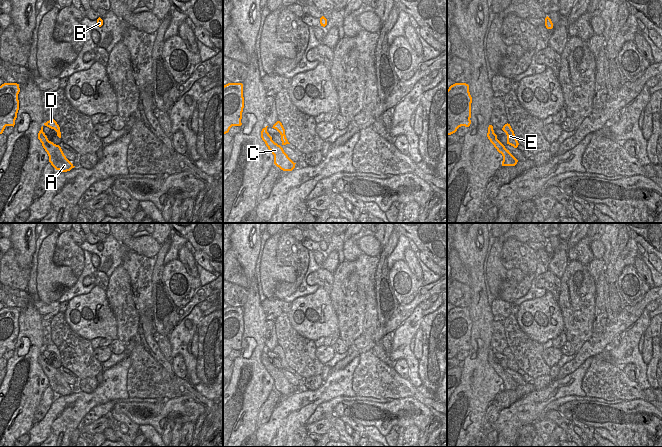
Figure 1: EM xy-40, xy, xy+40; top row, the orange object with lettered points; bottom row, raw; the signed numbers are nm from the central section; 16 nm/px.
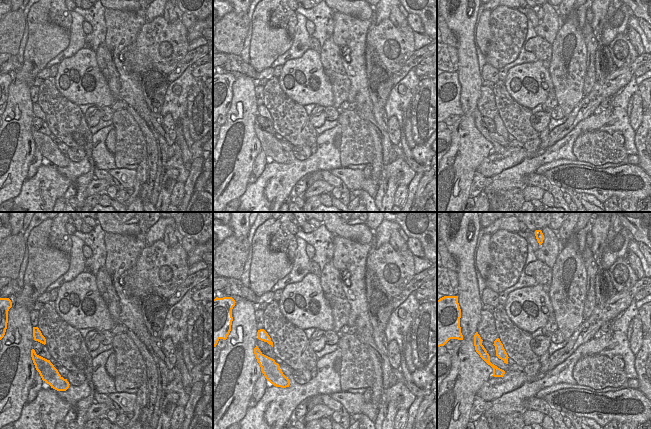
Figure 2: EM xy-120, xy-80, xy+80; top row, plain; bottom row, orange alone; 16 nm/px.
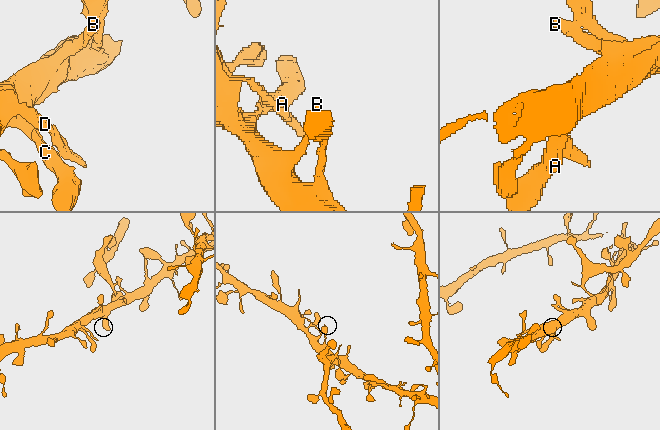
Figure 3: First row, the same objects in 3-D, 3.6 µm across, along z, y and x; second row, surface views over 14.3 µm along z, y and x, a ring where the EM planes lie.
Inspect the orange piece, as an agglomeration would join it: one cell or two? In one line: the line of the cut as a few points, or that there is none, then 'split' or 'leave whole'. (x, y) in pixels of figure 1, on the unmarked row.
cut none; leave whole

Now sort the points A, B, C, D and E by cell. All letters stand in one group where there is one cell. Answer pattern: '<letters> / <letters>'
A B C D E

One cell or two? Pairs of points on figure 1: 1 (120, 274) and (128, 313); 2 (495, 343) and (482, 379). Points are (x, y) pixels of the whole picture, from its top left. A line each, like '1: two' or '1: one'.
1: one
2: two

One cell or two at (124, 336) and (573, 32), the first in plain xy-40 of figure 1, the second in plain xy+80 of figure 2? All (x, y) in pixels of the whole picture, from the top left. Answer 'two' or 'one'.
one

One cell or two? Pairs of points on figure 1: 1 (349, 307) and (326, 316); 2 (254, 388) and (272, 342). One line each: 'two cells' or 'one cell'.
1: two cells
2: two cells

